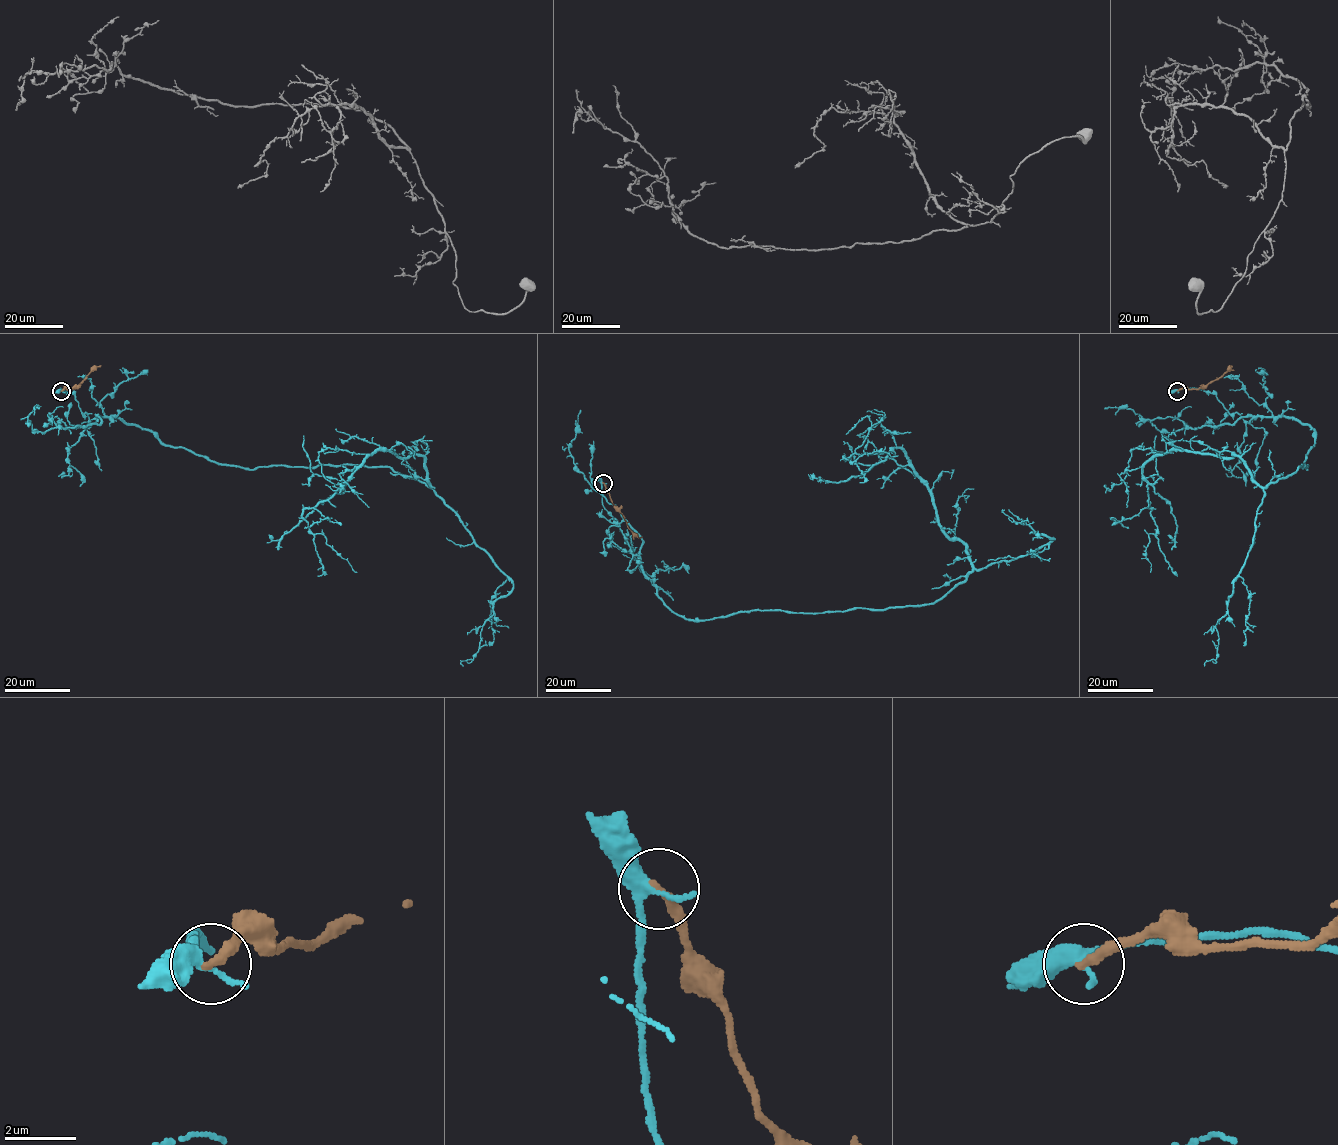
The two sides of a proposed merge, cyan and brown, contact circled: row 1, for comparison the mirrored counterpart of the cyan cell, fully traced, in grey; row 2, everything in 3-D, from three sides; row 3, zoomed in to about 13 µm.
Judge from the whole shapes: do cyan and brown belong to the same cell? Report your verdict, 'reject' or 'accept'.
reject

